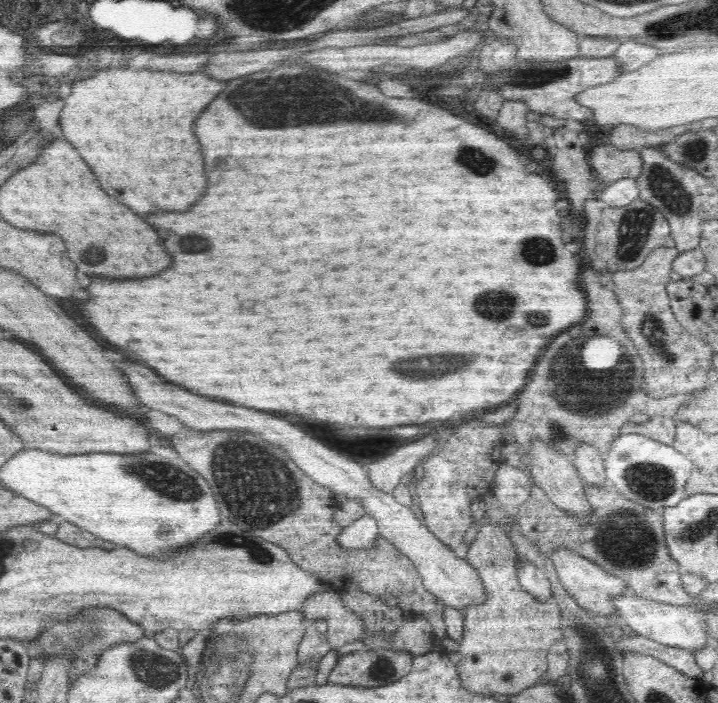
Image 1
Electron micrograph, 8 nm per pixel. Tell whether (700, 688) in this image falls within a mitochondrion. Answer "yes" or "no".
no

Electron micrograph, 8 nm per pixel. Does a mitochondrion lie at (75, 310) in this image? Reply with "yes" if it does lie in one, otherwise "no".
no

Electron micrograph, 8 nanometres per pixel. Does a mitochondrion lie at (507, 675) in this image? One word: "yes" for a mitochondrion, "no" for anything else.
yes

